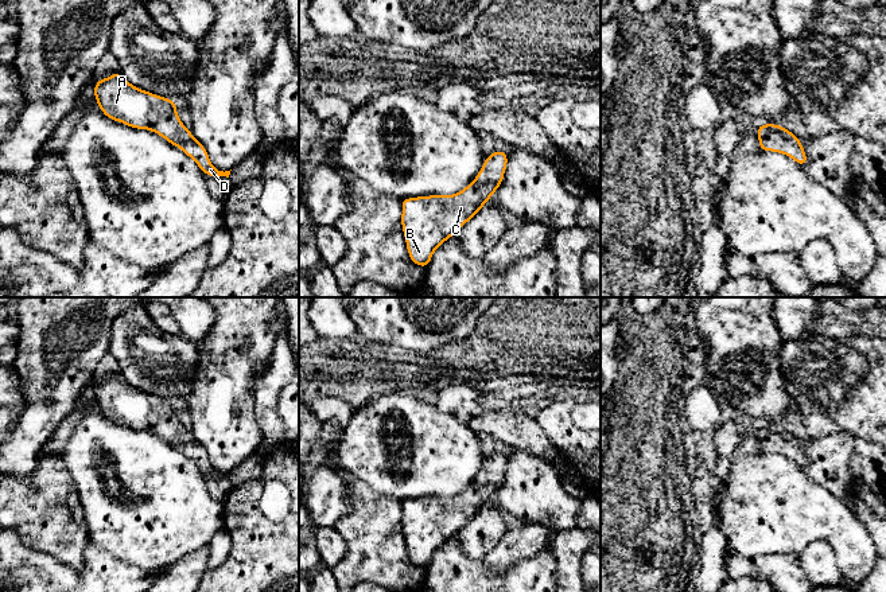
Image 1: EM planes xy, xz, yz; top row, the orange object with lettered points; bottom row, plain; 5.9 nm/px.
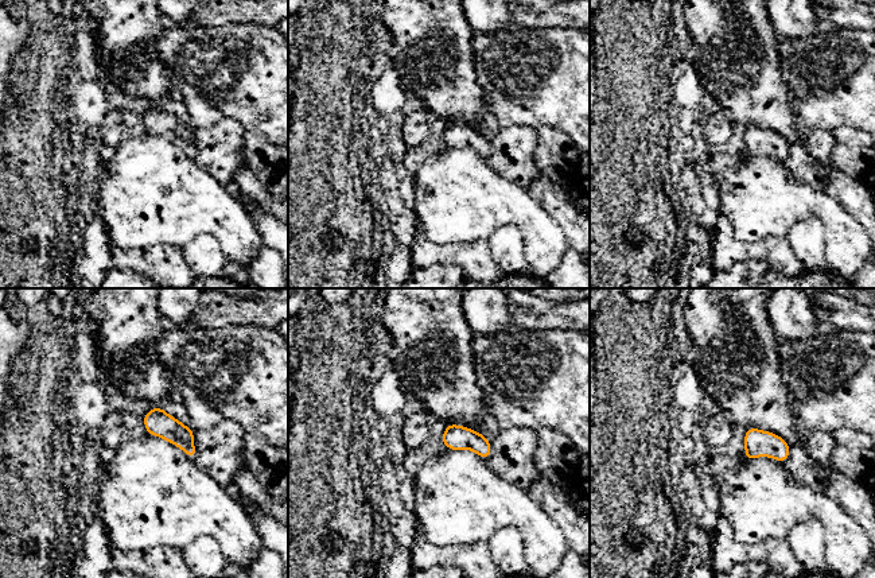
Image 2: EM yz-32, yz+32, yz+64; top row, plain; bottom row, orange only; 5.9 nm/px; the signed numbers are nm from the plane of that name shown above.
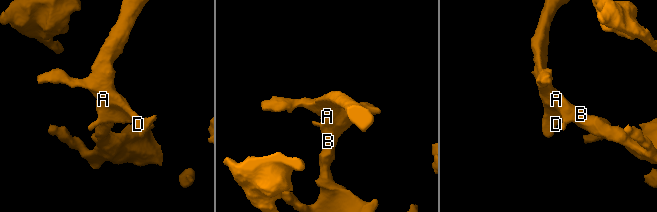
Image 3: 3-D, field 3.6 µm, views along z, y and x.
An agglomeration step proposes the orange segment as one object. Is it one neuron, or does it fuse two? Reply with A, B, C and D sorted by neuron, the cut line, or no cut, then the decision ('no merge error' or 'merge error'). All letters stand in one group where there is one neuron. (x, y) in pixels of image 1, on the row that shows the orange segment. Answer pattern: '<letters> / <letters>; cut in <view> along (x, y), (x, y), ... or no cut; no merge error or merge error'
A B C D; no cut; no merge error

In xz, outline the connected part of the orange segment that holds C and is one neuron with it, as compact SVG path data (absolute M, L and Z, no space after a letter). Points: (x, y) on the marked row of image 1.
M494 151L485 159L485 164L475 179L461 192L454 195L405 198L401 200L401 226L411 262L425 269L428 268L436 248L469 222L496 192L504 180L506 164L508 152Z

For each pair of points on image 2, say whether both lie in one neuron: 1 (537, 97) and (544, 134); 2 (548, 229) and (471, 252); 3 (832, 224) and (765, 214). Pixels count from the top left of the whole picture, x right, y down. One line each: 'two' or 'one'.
1: two
2: two
3: one

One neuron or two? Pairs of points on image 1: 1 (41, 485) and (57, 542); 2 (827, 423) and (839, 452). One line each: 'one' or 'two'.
1: one
2: two

